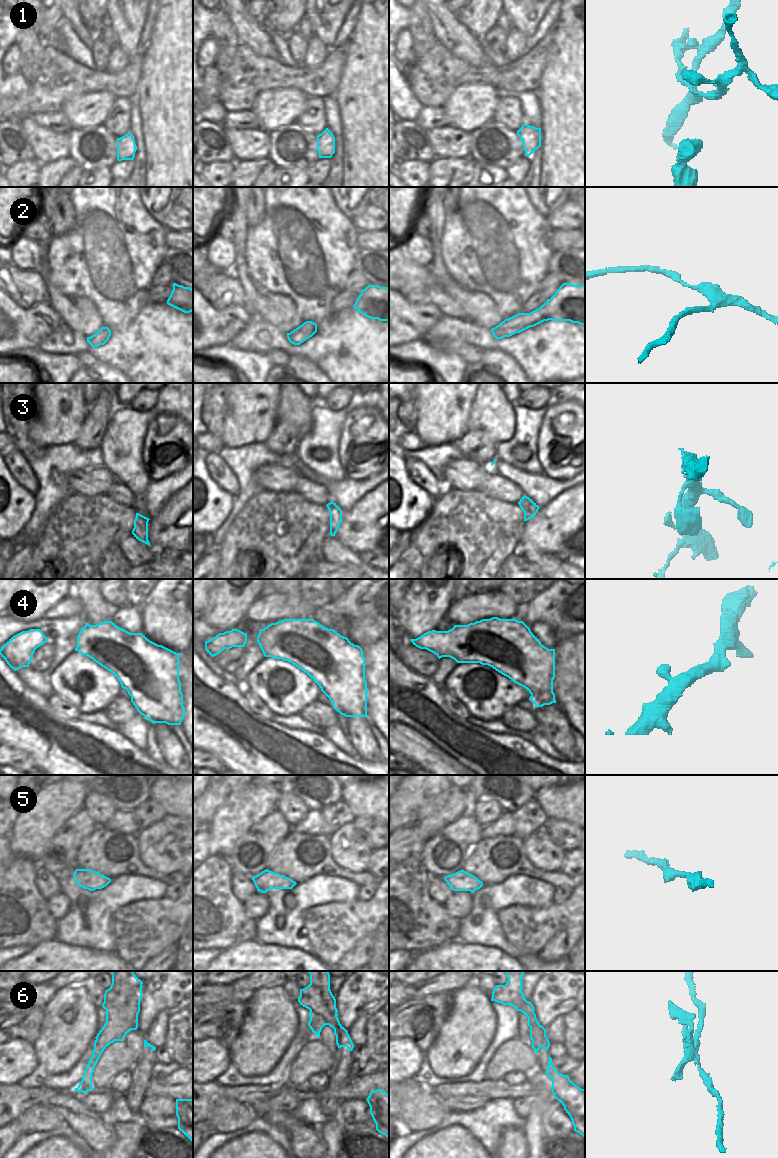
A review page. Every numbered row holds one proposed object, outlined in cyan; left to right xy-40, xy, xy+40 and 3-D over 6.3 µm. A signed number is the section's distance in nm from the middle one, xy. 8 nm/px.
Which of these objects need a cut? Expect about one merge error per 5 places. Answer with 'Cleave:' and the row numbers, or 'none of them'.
Cleave: 1, 6

